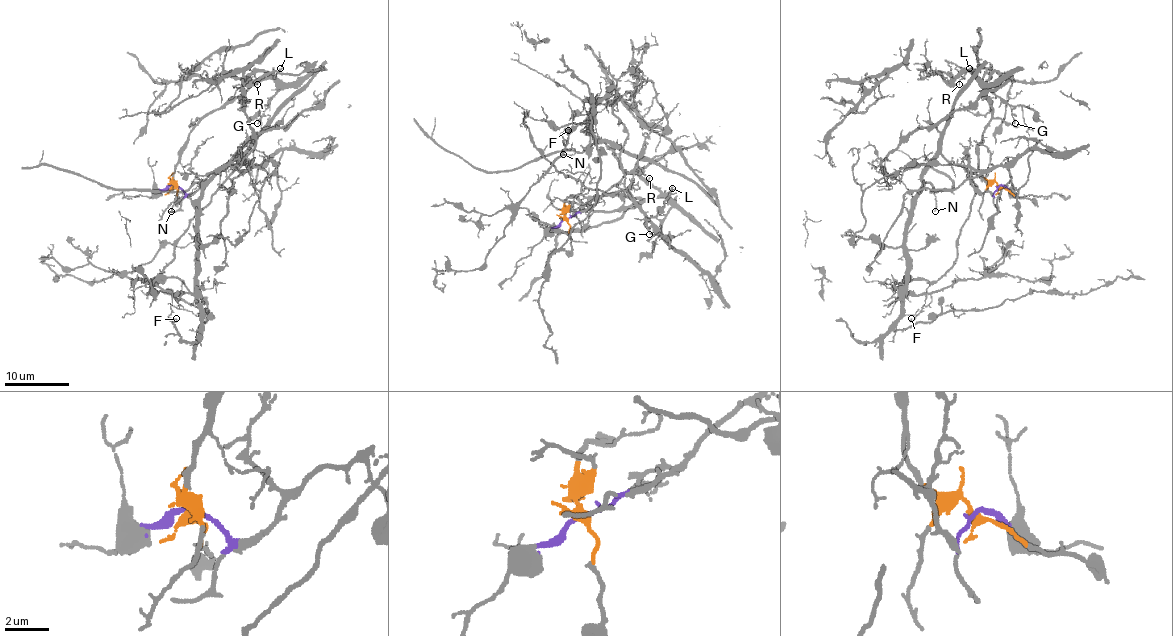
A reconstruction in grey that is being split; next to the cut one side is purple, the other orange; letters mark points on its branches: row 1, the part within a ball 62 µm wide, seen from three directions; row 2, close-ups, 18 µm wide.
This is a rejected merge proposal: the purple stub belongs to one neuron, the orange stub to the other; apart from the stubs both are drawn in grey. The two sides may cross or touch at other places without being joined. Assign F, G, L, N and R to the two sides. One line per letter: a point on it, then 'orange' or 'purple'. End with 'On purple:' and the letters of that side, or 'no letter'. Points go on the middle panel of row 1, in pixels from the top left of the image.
F: (568, 130) | purple
G: (649, 234) | orange
L: (672, 188) | orange
N: (563, 154) | purple
R: (649, 178) | orange
On purple: F, N

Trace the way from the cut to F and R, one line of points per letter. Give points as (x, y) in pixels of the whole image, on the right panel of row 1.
F: (999, 186), (992, 194), (975, 173), (941, 155), (923, 176), (907, 228), (905, 292), (926, 297), (912, 318)
R: (999, 186), (989, 183), (979, 171), (978, 150), (983, 131), (992, 113), (984, 86), (965, 71), (958, 84)

